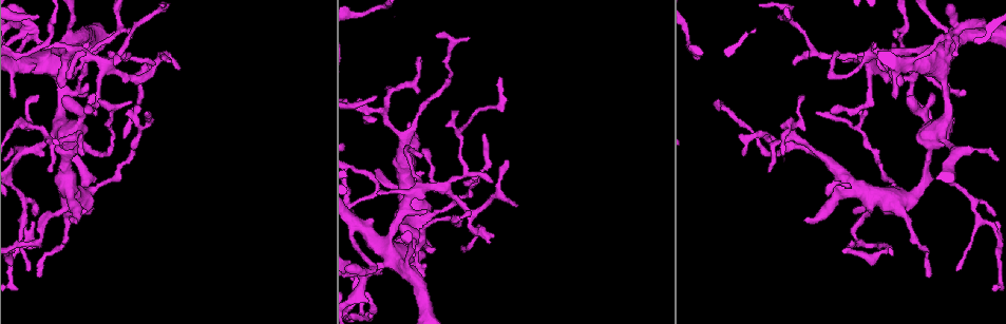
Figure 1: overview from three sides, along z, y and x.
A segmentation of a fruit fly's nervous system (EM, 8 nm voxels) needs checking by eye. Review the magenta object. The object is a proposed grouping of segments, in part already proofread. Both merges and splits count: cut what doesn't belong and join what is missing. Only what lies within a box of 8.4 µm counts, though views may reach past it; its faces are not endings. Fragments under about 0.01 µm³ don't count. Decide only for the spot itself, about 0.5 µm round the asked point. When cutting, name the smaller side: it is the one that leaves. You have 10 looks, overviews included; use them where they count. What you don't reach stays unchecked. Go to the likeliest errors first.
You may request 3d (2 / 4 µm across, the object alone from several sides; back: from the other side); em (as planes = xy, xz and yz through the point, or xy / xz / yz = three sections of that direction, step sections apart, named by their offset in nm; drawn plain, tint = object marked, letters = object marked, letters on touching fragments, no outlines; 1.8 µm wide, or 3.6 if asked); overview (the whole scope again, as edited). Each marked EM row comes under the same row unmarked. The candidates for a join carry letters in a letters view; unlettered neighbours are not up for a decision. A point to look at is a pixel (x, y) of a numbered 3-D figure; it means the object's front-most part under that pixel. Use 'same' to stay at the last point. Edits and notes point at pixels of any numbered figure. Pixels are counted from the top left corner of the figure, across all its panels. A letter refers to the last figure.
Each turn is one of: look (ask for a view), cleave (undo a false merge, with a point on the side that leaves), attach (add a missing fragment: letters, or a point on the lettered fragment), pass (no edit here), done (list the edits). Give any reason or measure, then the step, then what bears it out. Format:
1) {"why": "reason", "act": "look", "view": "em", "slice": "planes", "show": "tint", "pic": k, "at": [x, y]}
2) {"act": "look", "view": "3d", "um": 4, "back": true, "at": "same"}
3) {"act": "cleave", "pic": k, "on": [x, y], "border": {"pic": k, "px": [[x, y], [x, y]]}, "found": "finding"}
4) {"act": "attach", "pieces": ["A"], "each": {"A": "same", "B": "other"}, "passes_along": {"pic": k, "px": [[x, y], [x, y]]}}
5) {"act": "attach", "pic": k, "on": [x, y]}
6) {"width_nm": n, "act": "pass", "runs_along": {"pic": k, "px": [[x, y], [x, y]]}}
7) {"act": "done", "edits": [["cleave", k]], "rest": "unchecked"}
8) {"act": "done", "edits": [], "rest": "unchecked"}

{"why": "four or more arms meet", "act": "look", "view": "3d", "um": 4, "back": true, "pic": 1, "at": [899, 199]}

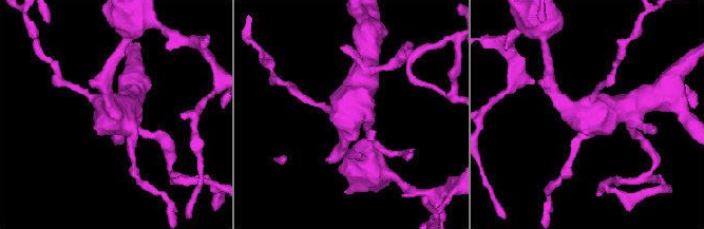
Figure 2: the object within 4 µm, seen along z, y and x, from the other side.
{"why": "need the tissue", "act": "look", "view": "em", "um": 3.6, "slice": "planes", "show": "tint", "pic": 2, "at": [588, 111]}

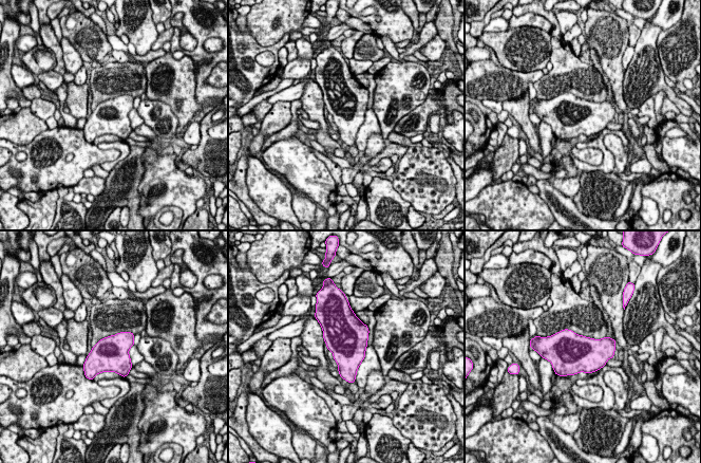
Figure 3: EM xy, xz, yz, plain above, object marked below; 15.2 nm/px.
{"why": "what lies round it", "act": "look", "view": "em", "um": 3.6, "slice": "planes", "show": "letters", "at": "same"}

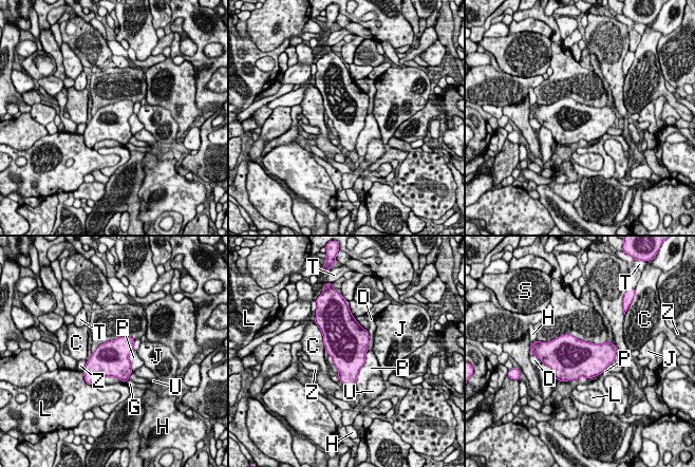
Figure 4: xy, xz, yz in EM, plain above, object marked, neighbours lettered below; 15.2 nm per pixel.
{"longest_contact_nm": ["P", 600], "act": "pass", "each": {"C": "other", "D": "other", "G": "other", "H": "other", "J": "other", "L": "other", "P": "other", "S": "other", "T": "other", "U": "other", "Z": "other"}, "found": "all the same cell"}

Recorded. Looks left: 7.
{"why": "an open end", "act": "look", "view": "em", "um": 3.6, "slice": "planes", "show": "letters", "pic": 1, "at": [794, 64]}

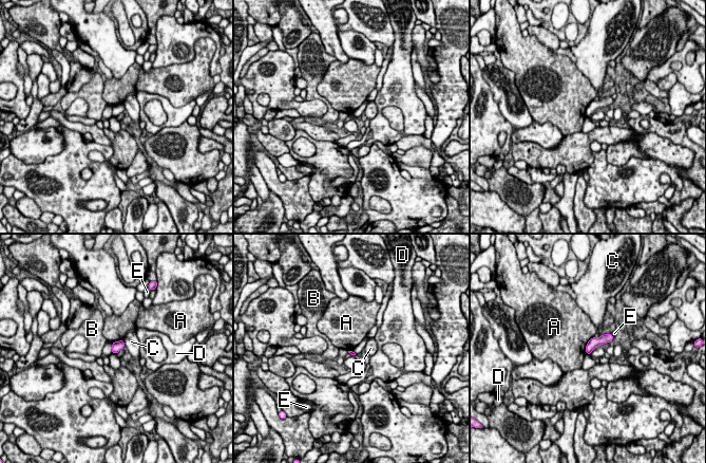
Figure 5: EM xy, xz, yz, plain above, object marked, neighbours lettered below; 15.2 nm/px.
{"longest_contact_nm": ["A", 300], "act": "pass", "each": {"A": "other", "B": "other", "C": "other", "D": "other", "E": "other"}, "found": "no lettered fragment goes on from it"}

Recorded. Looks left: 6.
{"why": "free end", "act": "look", "view": "em", "slice": "planes", "show": "tint", "pic": 1, "at": [488, 241]}

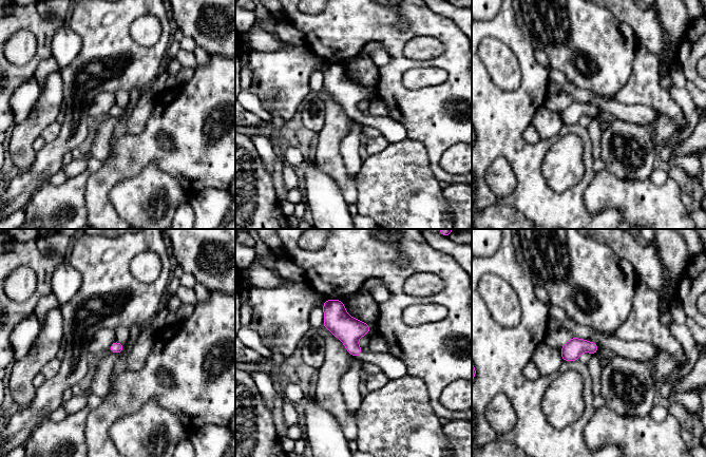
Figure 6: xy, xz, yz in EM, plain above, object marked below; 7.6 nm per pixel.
{"why": "see the neighbours", "act": "look", "view": "em", "slice": "planes", "show": "letters", "at": "same"}

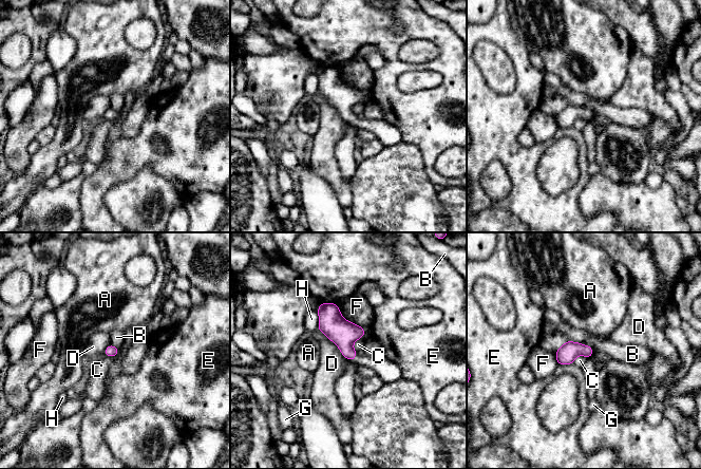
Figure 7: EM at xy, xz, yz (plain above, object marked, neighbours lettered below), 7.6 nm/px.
{"width_nm": 90, "act": "pass", "each": {"A": "other", "B": "other", "C": "other", "D": "other", "E": "other", "F": "other", "G": "other", "H": "other"}, "border": {"pic": 7, "px": [[363, 327], [352, 344], [356, 352]]}, "found": "no lettered fragment goes on from it"}

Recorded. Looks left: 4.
{"why": "free end", "act": "look", "view": "em", "slice": "xy", "step": 8, "show": "letters", "pic": 1, "at": [389, 85]}

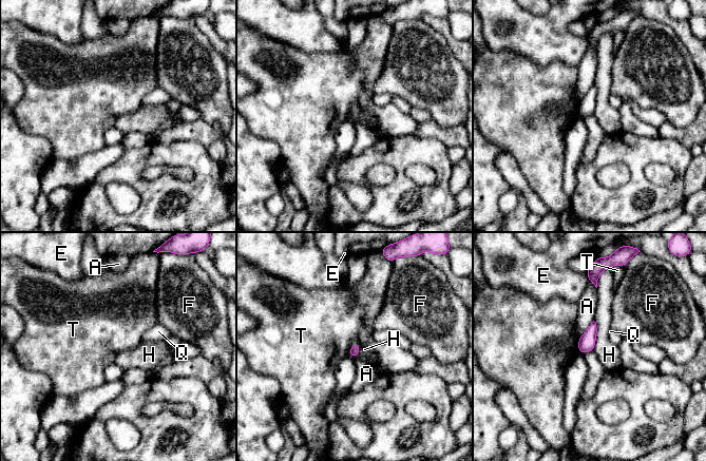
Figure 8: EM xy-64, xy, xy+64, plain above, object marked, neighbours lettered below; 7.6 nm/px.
{"act": "pass", "each": {"A": "other", "E": "other", "F": "other", "H": "other", "Q": "other", "T": "other"}, "found": "no lettered fragment goes on from it"}

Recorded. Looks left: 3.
{"act": "done", "edits": [], "rest": "unchecked"}

